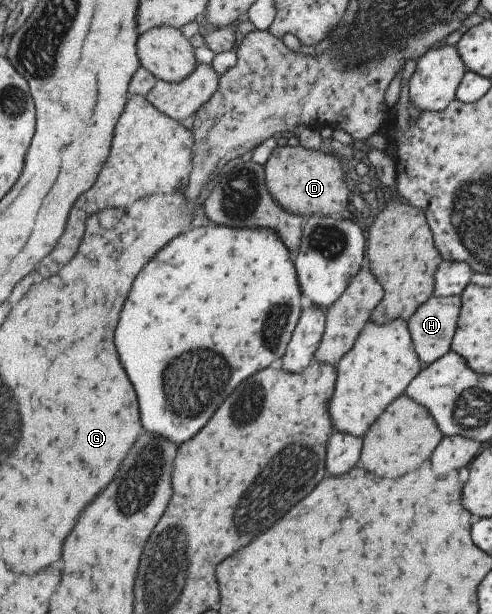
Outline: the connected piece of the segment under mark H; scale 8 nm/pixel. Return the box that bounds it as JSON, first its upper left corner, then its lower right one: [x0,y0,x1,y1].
[407,294,461,366]

